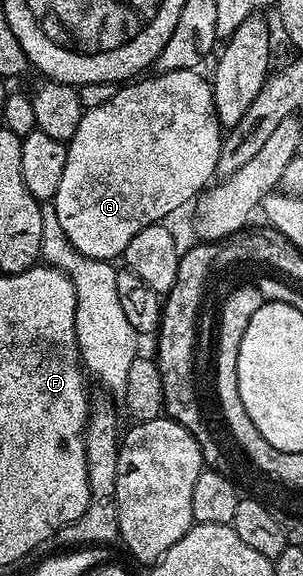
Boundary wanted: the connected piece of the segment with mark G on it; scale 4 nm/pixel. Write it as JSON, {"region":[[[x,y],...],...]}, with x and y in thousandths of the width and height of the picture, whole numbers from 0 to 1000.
{"region":[[[647,120],[574,122],[548,127],[525,125],[518,130],[505,130],[508,134],[479,132],[472,137],[439,139],[432,144],[386,153],[380,165],[350,179],[337,179],[337,186],[294,189],[267,203],[257,227],[244,227],[234,245],[221,247],[218,297],[205,297],[205,318],[191,318],[178,354],[191,389],[201,391],[205,401],[218,401],[218,415],[271,443],[284,443],[297,450],[366,455],[406,448],[429,415],[442,415],[442,408],[455,408],[455,401],[498,391],[531,389],[548,380],[541,377],[601,361],[624,347],[624,352],[644,347],[703,313],[716,293],[719,266],[739,238],[733,219],[713,203],[696,142],[677,132],[670,135],[660,127]]]}

